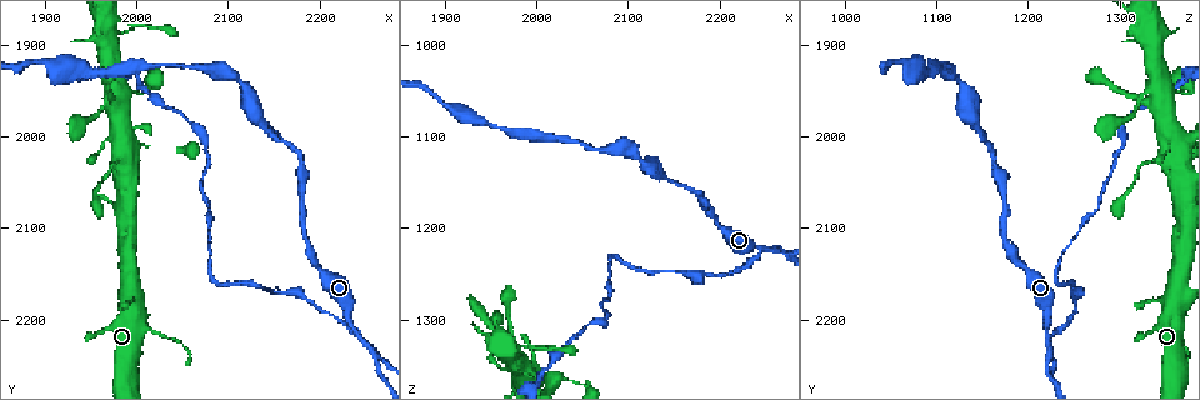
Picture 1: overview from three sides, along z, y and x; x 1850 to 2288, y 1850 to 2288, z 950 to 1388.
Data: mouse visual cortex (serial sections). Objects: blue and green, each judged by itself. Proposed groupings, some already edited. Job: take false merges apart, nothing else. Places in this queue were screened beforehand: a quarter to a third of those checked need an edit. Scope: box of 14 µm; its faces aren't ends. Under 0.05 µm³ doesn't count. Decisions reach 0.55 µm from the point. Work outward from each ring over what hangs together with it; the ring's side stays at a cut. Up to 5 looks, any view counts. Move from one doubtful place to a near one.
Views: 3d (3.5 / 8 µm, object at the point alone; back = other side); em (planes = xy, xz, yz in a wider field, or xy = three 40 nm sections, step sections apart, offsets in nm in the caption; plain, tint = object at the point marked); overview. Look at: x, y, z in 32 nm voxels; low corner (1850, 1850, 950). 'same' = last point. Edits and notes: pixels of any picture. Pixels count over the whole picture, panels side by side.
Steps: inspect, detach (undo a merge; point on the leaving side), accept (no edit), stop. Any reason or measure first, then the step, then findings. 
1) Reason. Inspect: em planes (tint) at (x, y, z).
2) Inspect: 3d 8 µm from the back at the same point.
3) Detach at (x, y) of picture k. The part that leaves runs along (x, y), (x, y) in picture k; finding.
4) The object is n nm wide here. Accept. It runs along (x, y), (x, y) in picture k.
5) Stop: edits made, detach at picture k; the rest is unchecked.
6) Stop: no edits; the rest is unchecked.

Sharp bend. Inspect: 3d 3.5 µm at (1985, 2010, 1360).

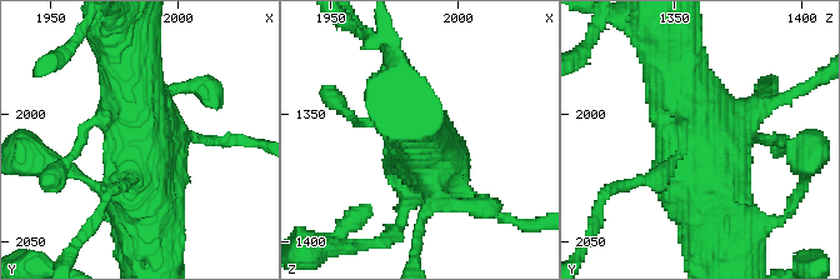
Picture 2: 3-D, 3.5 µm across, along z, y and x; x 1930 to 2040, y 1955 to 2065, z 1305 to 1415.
Accept. Continuous, no second cell.

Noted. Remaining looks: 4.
Inspect: 3d 3.5 µm at (2245, 2215, 1225).

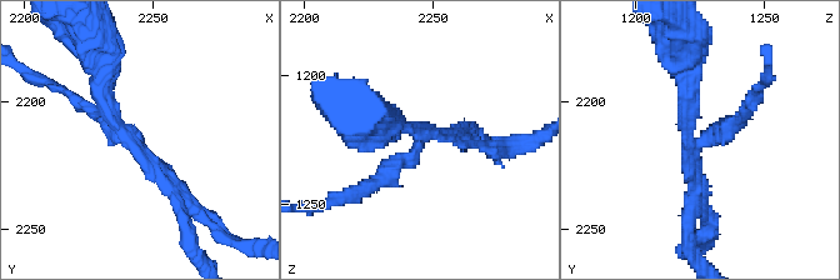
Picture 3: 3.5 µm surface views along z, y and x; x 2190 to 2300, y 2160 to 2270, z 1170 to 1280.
3 arms meet here; the arms are 150, 200, 250 nm wide. Inspect: em xy step 3 (tint) at (2242, 2217, 1222).

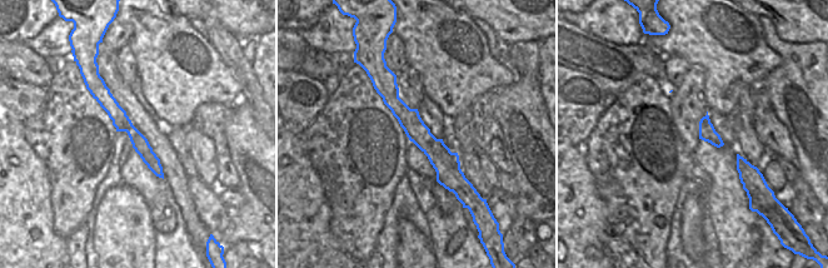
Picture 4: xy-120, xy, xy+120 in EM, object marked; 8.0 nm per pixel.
Detach at (395, 169) of picture 3. A border runs along (450, 152), (450, 158), (459, 167) in picture 4; two cells meet here.

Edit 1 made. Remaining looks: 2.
Stop: edits made, detach at picture 3; the rest is unchecked.

